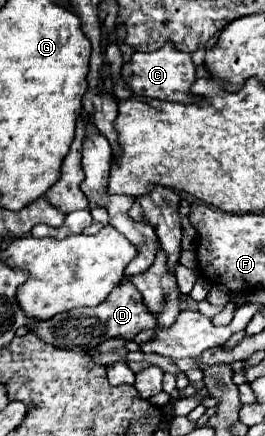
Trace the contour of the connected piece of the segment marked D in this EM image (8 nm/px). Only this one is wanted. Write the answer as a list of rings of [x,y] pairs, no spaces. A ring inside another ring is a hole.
[[[125,283],[125,285],[117,285],[109,297],[99,303],[97,307],[81,307],[81,309],[71,309],[65,313],[55,315],[53,319],[29,319],[27,327],[31,333],[35,333],[41,341],[59,347],[59,349],[71,349],[71,351],[89,351],[93,347],[97,347],[99,343],[103,343],[105,339],[111,337],[125,337],[125,339],[133,339],[139,331],[151,329],[155,327],[157,321],[155,317],[147,311],[147,307],[141,301],[141,293]]]

